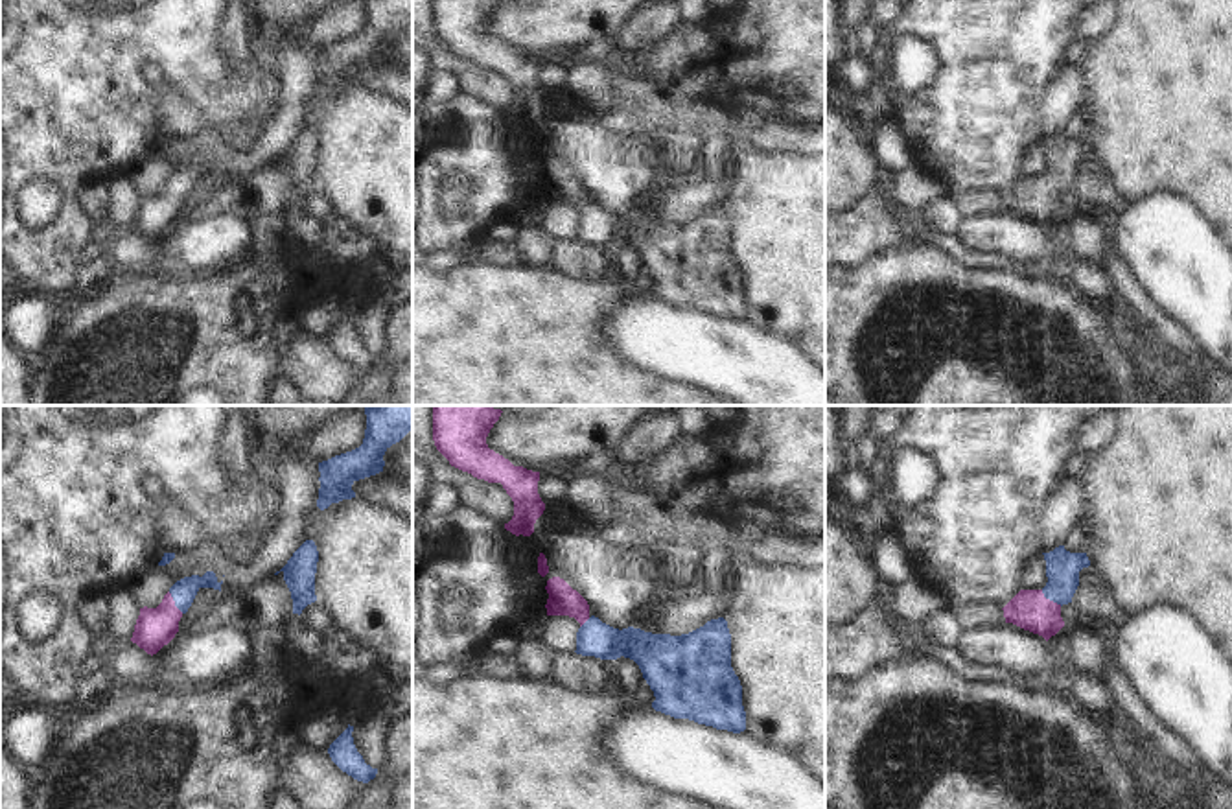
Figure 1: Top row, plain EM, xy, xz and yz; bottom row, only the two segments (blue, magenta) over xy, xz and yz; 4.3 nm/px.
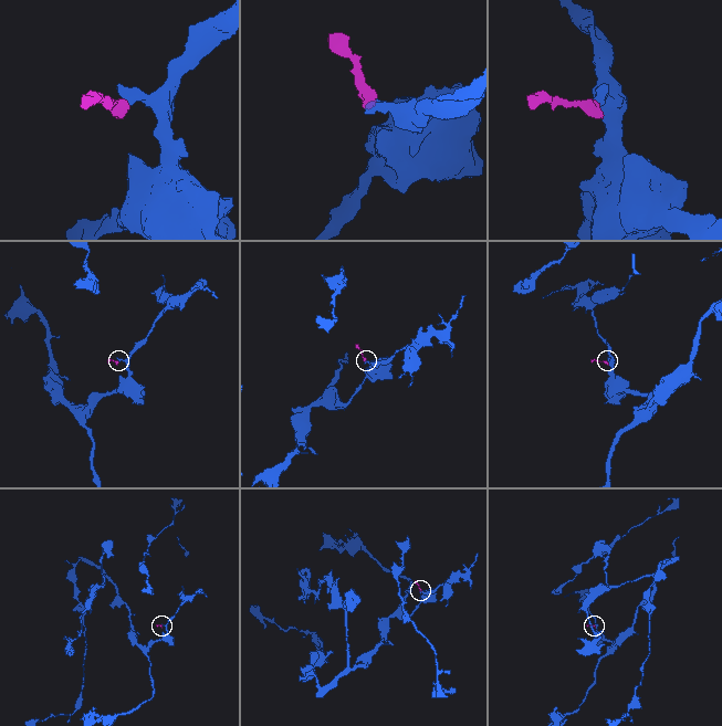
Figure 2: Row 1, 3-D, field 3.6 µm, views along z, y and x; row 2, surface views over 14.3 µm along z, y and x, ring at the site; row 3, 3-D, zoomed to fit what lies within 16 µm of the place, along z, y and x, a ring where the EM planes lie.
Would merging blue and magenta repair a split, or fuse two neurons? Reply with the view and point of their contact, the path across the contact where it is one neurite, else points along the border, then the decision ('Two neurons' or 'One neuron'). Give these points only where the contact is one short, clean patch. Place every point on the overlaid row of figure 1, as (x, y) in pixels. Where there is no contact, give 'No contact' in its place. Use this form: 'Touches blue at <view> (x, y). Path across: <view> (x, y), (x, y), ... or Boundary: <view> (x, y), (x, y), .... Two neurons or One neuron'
Touches blue at yz (1050, 599). Path across: yz (1063, 568), (1063, 583), (1050, 599), (1039, 610), (1030, 610). One neuron.

